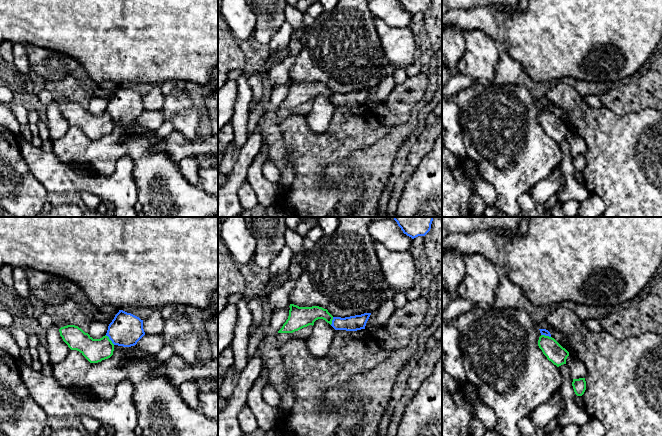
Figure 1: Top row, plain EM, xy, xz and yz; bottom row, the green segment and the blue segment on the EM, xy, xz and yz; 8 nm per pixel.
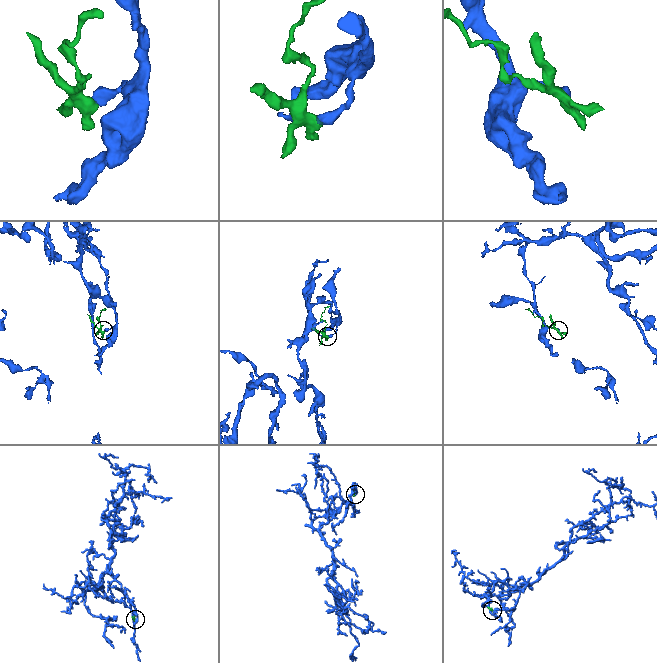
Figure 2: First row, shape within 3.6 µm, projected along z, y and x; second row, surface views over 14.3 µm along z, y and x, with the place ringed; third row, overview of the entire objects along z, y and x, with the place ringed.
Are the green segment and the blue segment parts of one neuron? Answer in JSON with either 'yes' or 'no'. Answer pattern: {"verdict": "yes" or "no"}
{"verdict": "no"}

